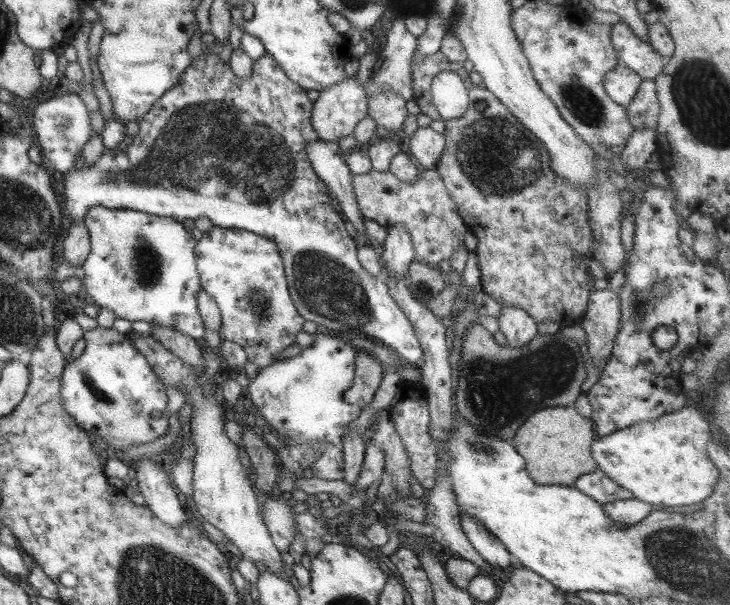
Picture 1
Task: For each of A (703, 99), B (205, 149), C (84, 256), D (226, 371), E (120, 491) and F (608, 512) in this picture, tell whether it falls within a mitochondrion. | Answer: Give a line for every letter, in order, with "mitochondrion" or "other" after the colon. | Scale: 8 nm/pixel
A: mitochondrion
B: mitochondrion
C: other
D: other
E: other
F: other

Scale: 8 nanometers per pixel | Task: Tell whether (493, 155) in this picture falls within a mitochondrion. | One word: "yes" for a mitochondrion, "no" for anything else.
yes

